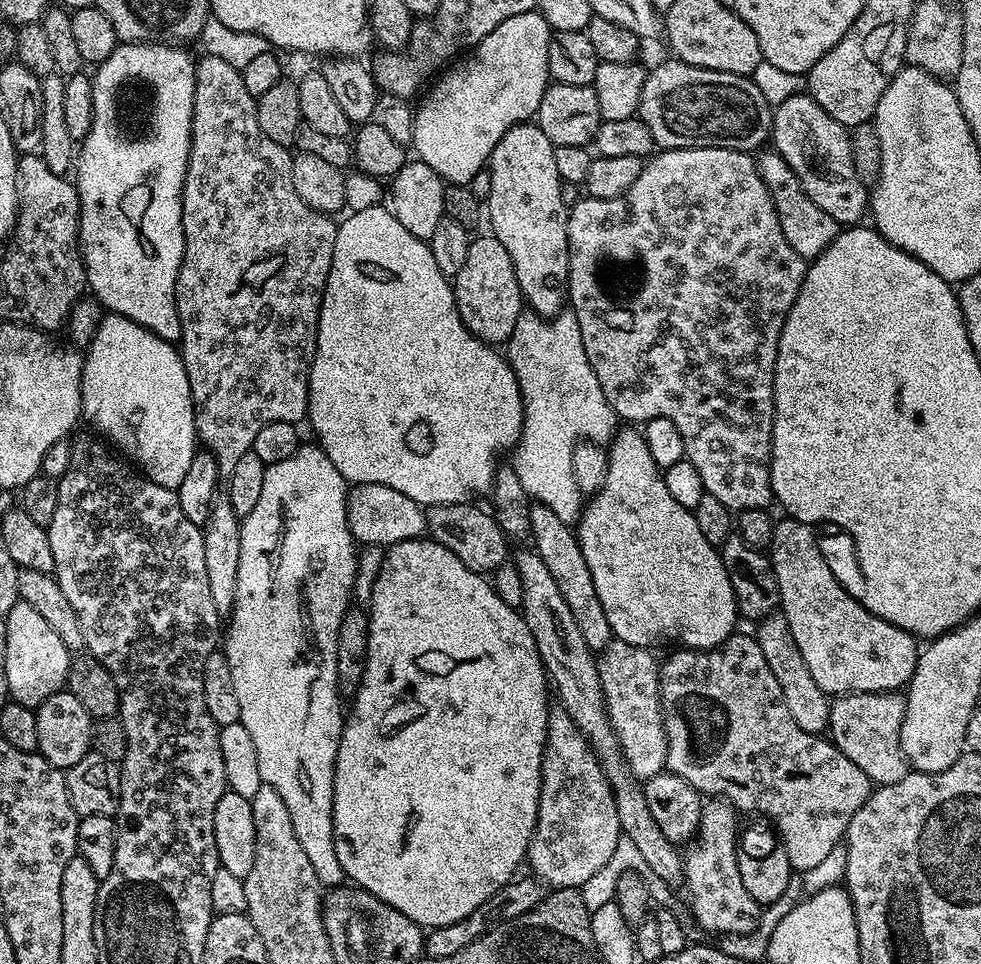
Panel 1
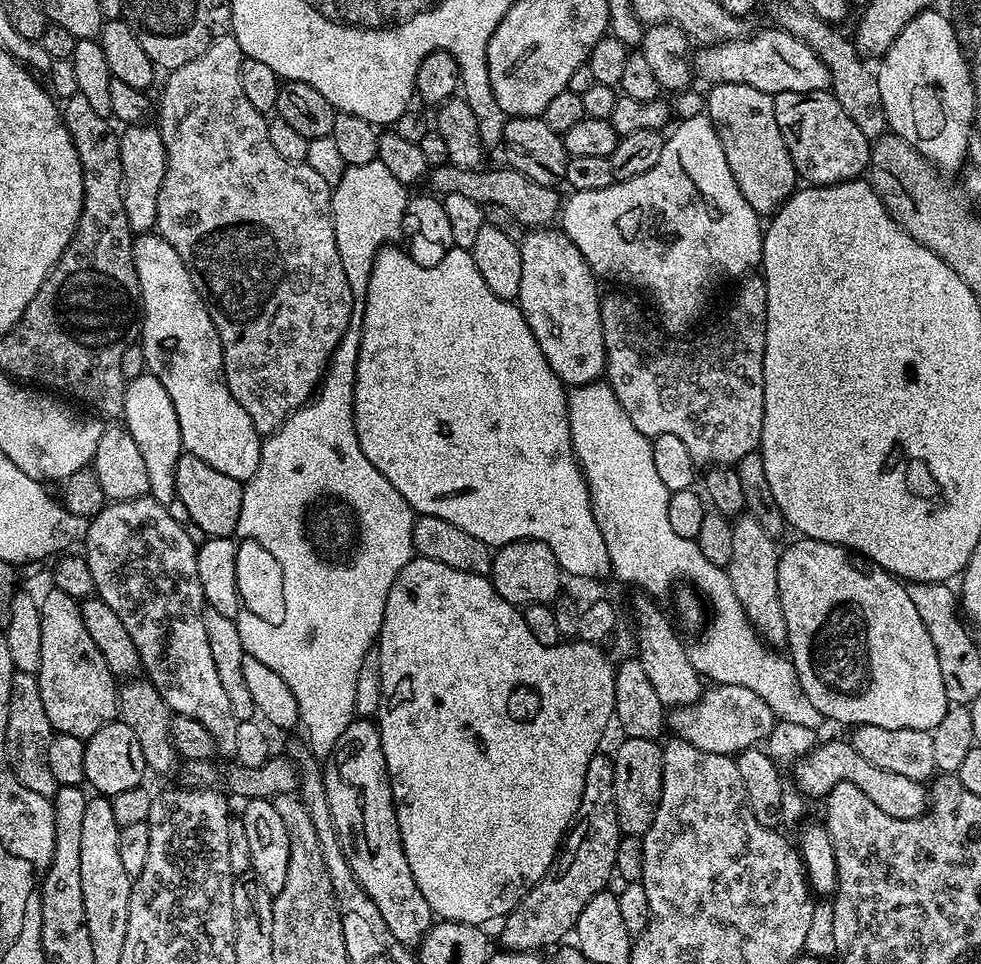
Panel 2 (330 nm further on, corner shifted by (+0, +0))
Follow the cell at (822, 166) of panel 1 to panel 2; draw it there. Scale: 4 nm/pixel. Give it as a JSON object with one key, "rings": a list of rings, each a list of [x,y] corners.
{"rings":[[[831,91],[777,92],[772,101],[774,118],[778,118],[778,130],[782,130],[796,175],[805,185],[841,184],[867,173],[872,153],[870,139],[842,110]]]}

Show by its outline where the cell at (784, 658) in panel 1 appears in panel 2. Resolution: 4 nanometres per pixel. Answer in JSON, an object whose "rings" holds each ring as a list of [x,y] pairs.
{"rings":[[[741,514],[732,520],[734,530],[734,551],[730,553],[730,562],[726,569],[730,582],[734,586],[734,594],[738,594],[738,602],[742,602],[742,610],[746,618],[756,629],[767,647],[780,650],[788,643],[786,630],[786,614],[782,614],[782,598],[778,598],[778,562],[780,552],[776,548],[777,541],[762,525],[758,518]]]}

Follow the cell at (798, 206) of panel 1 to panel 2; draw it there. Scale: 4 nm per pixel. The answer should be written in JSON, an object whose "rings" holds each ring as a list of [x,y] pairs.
{"rings":[[[714,84],[707,90],[706,115],[716,127],[738,190],[742,190],[746,202],[750,202],[761,217],[771,217],[798,188],[796,167],[782,138],[782,130],[778,130],[778,118],[774,118],[773,93],[745,84]]]}

